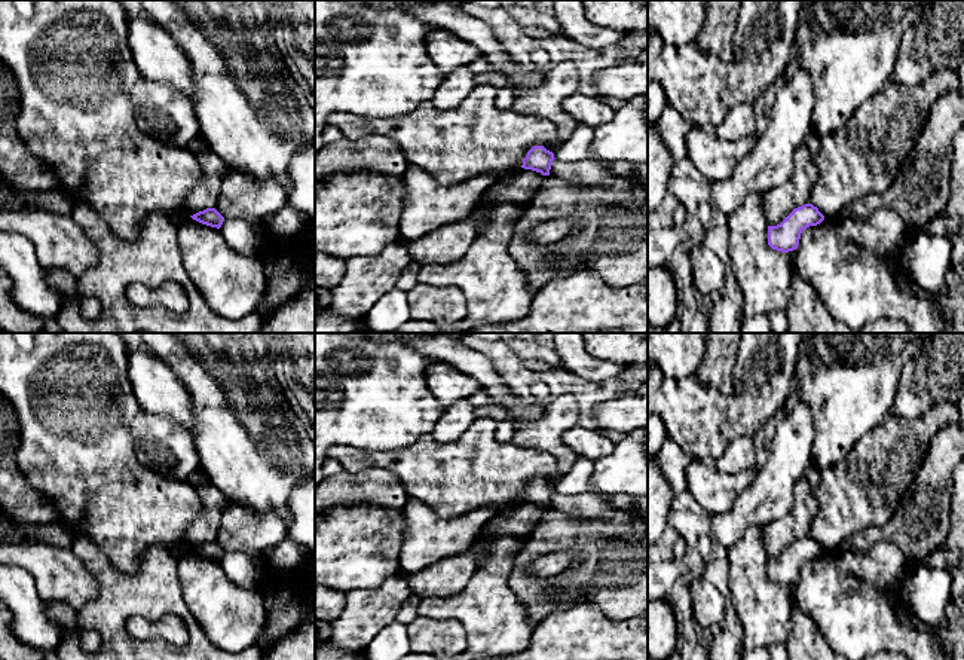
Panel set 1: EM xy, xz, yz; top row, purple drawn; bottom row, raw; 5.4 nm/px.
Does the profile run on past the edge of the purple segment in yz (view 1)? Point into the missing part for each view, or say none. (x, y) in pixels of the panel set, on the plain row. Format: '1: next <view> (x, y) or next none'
1: next none

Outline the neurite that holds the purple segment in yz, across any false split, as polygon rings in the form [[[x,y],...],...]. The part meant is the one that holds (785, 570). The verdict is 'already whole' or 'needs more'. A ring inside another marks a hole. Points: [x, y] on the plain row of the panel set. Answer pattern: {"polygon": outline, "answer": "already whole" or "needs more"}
{"polygon": [[[812,537],[798,540],[780,557],[768,559],[768,578],[781,586],[793,584],[799,578],[801,566],[823,553],[824,549]]], "answer": "already whole"}

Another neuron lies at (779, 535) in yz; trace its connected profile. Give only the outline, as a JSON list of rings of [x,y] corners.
[[[802,477],[793,488],[793,508],[784,517],[762,526],[768,559],[780,557],[795,541],[810,537],[818,511],[812,488]]]

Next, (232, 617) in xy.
[[[187,549],[178,551],[178,580],[186,604],[212,645],[227,653],[257,645],[267,620],[258,589],[232,583],[220,562]]]

